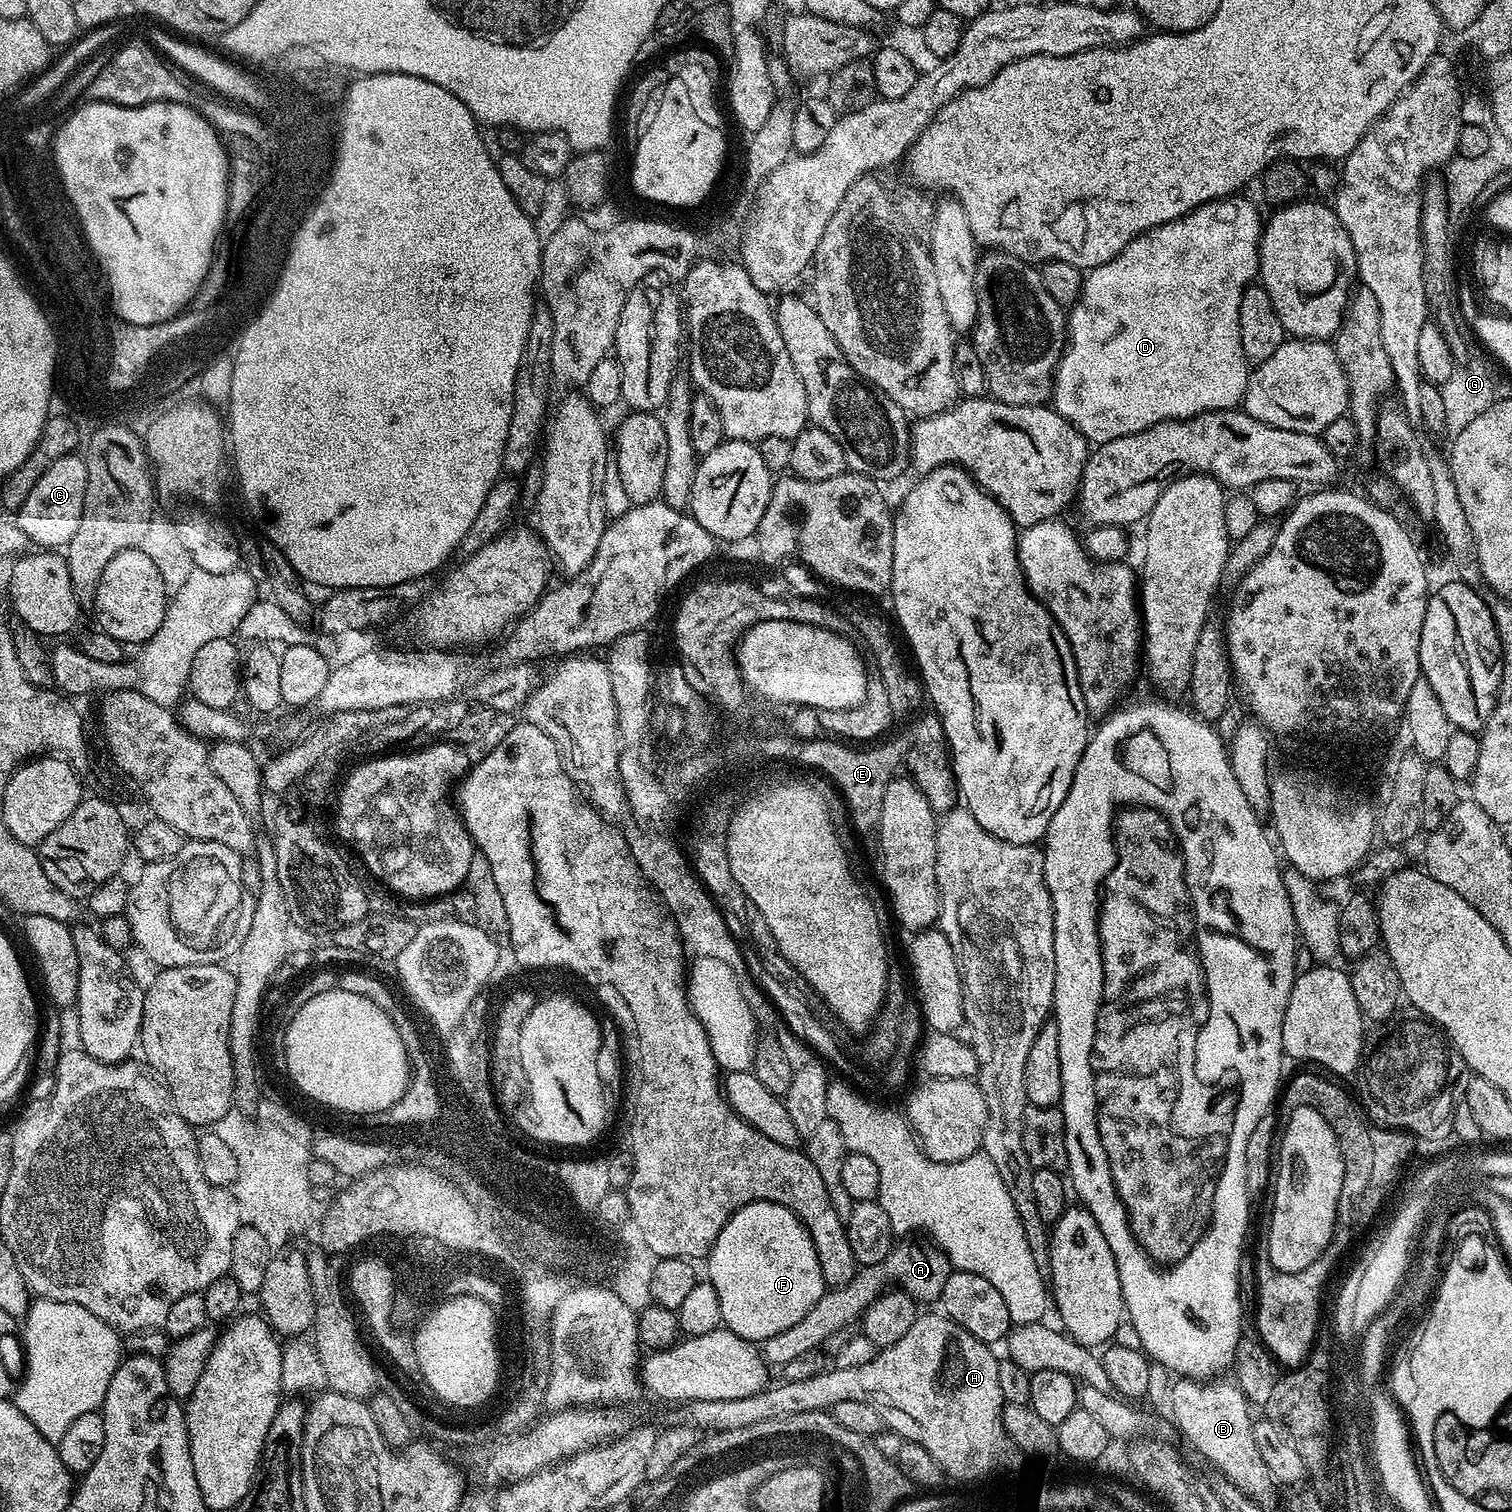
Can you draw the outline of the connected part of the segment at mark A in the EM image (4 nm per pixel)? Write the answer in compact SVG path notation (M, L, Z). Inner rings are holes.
M912 1238L909 1244L897 1243L890 1254L881 1264L870 1264L861 1267L841 1288L828 1288L818 1302L790 1330L782 1330L782 1334L774 1334L774 1338L763 1341L762 1355L769 1365L783 1366L792 1362L800 1354L815 1348L823 1349L827 1340L835 1332L843 1330L847 1324L861 1319L864 1309L877 1300L880 1293L889 1286L895 1286L899 1291L905 1292L917 1302L923 1300L939 1301L942 1290L946 1286L946 1278L954 1271L952 1263L948 1260L948 1253L936 1247L931 1242L919 1244L919 1239Z

